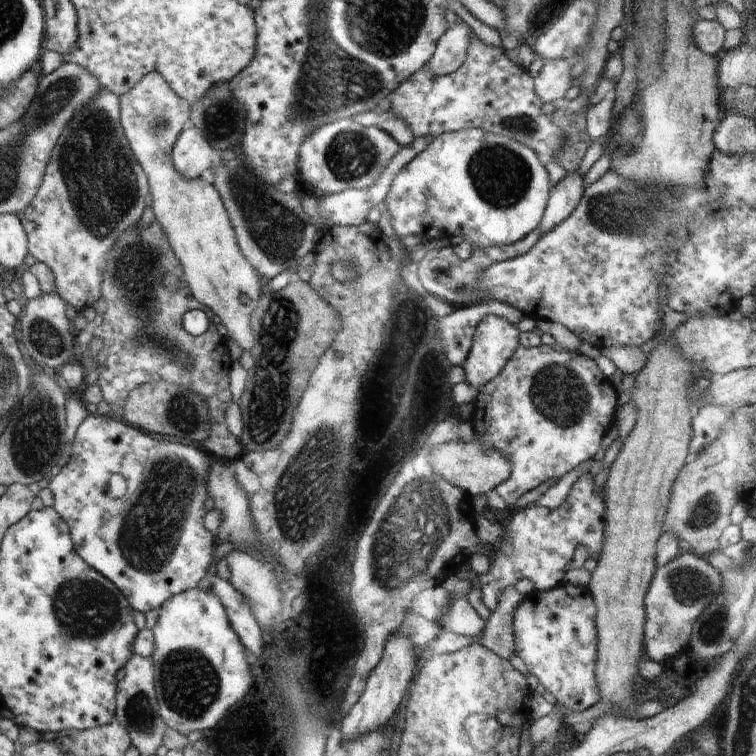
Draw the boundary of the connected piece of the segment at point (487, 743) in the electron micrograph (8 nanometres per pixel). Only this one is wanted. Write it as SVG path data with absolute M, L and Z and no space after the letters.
M472 714L463 724L471 745L479 752L492 750L505 736L503 726L490 715Z

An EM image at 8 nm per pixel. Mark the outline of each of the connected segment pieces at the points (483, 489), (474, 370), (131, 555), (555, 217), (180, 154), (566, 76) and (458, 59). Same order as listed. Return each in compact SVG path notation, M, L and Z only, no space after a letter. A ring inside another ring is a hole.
M478 441L444 443L434 449L433 467L449 483L460 487L468 497L486 494L511 475L511 462L494 447Z
M494 315L483 318L475 328L470 354L463 364L466 382L479 390L489 380L495 379L520 346L519 334L520 331L516 325L506 319L498 318Z
M90 414L79 425L73 438L72 456L68 463L57 469L52 474L48 489L51 490L53 496L53 509L60 515L60 518L69 526L72 542L75 551L80 555L84 562L89 563L92 567L103 574L107 579L111 579L116 588L126 597L130 608L133 611L146 614L149 610L159 609L164 602L176 594L195 589L199 582L203 580L208 572L210 563L212 562L212 552L218 542L217 538L204 527L204 516L207 513L204 508L204 502L209 497L207 480L209 472L213 466L213 456L204 454L205 450L193 448L192 446L184 446L176 442L170 442L160 436L153 436L140 430L138 427L129 425L122 419L114 418L110 414ZM112 474L120 474L124 478L128 490L121 498L114 498L110 494L108 488L108 480Z
M578 171L567 174L551 188L539 228L543 234L572 214L582 198L584 189L585 178Z
M188 124L178 135L171 157L179 173L187 179L200 177L204 170L213 167L215 151L200 130Z
M545 59L538 76L533 78L536 92L545 103L562 98L572 87L572 65L566 59Z
M465 21L449 26L439 38L436 50L425 68L437 75L456 72L465 61L470 44L471 27Z

